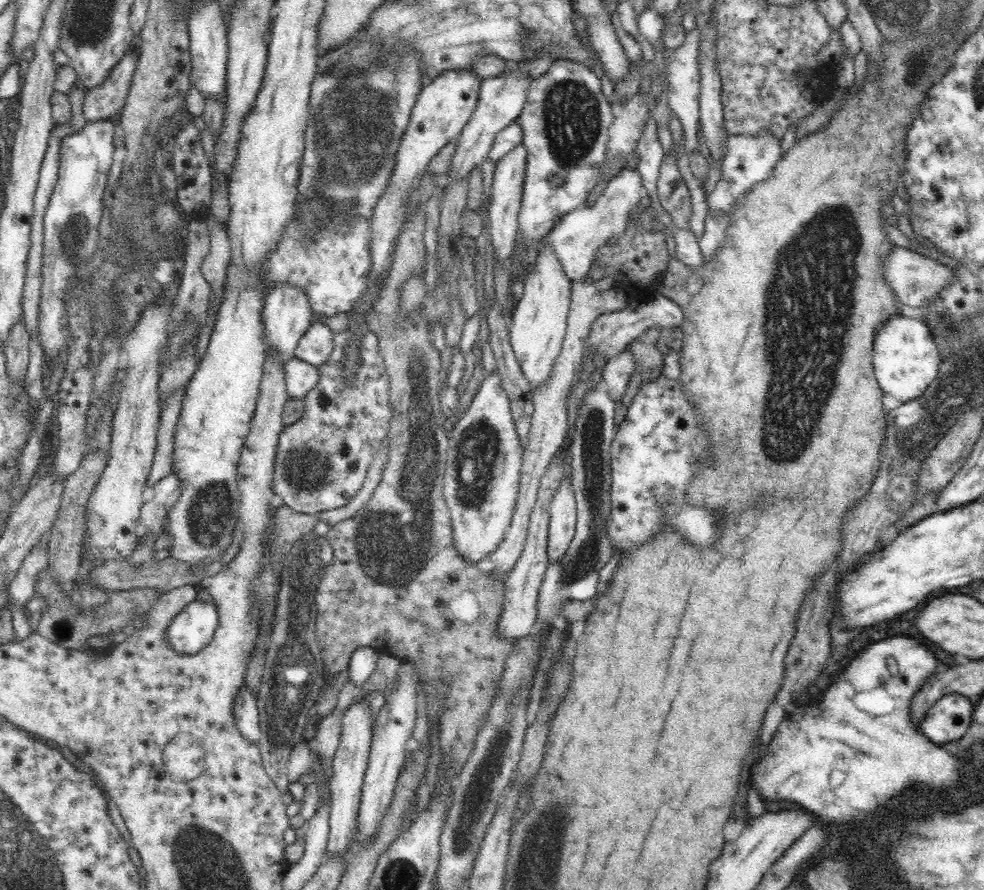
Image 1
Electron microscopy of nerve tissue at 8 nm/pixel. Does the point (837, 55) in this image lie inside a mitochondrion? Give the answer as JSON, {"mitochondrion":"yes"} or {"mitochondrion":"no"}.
{"mitochondrion":"no"}

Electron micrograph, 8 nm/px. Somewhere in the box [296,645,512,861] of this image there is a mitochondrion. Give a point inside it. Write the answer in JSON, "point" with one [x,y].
{"point":[484,695]}

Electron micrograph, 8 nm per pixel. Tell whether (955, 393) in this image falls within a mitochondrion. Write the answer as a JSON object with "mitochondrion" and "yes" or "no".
{"mitochondrion":"yes"}

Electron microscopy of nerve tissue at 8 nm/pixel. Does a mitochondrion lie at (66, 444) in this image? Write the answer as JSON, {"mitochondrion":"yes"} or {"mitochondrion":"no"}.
{"mitochondrion":"no"}

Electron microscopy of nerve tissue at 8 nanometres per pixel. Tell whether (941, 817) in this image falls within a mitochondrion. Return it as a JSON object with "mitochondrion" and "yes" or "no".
{"mitochondrion":"yes"}

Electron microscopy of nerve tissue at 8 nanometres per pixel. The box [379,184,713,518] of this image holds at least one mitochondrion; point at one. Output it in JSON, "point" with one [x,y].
{"point":[479,448]}

